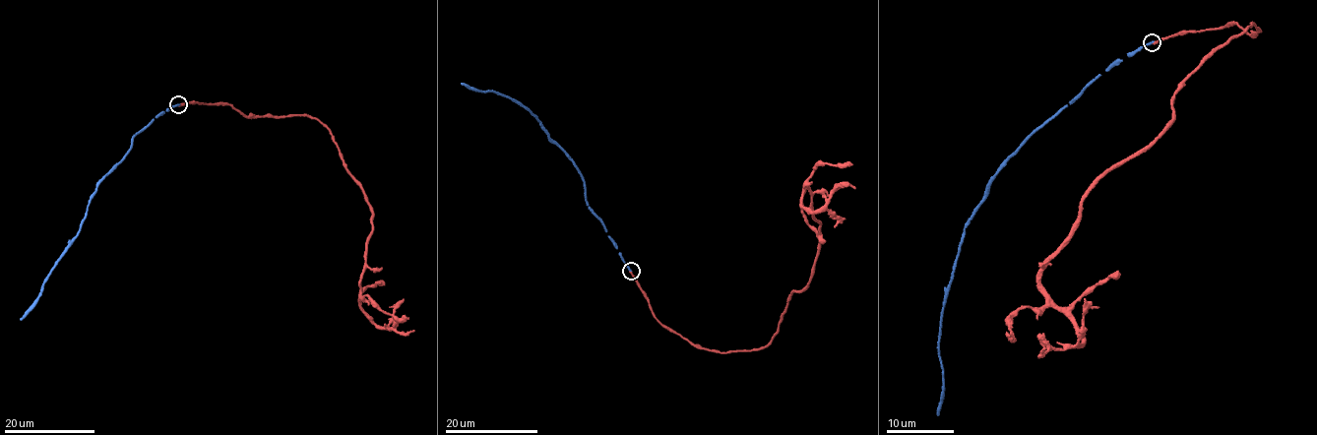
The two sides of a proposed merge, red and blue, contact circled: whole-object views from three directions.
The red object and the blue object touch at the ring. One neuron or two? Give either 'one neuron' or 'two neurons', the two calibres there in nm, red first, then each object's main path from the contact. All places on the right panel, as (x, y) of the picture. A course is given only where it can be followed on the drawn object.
two neurons; calibres 200 and 220 nm; course red (1153, 41), (1260, 29), (1190, 75), (1172, 123), (1083, 201), (1040, 278), (1083, 339), (1045, 347); course blue (1153, 41), (1115, 59), (1089, 82), (1031, 134), (990, 181), (963, 233), (943, 305), (938, 414)

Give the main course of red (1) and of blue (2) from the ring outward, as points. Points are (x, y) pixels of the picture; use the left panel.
1: (179, 104), (230, 104), (246, 116), (305, 115), (330, 130), (372, 214), (360, 308), (382, 328), (414, 331)
2: (179, 104), (133, 136), (130, 151), (97, 188), (78, 234), (51, 272), (34, 306), (21, 319)

